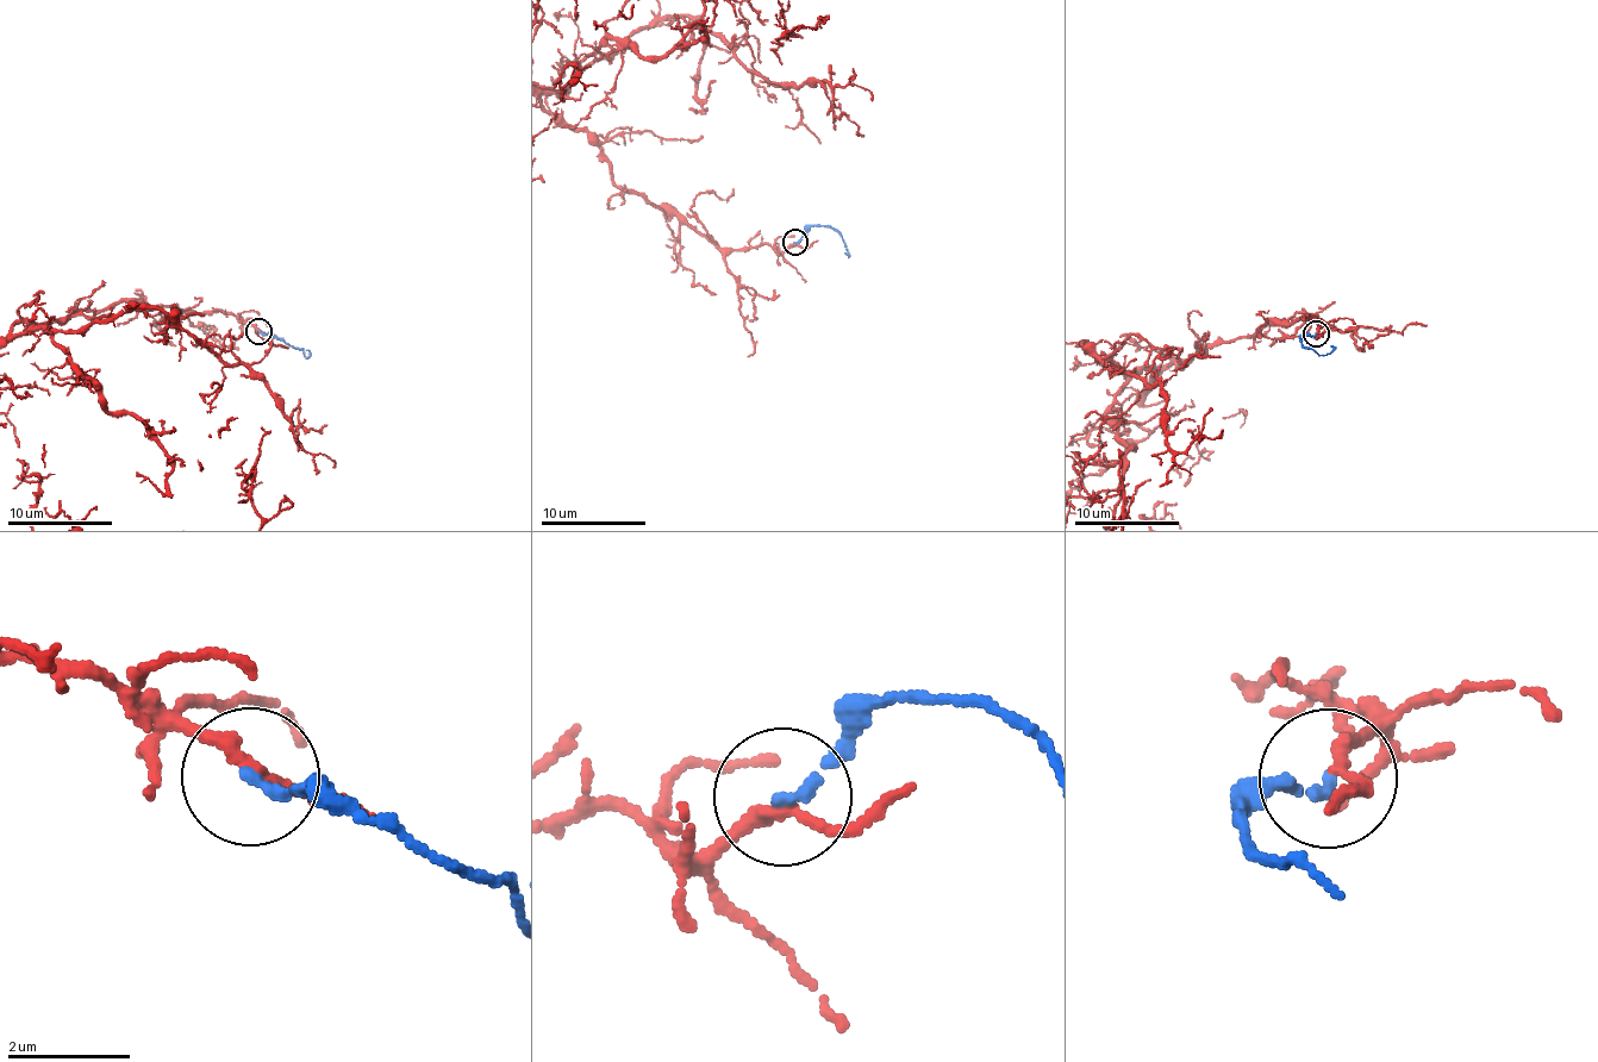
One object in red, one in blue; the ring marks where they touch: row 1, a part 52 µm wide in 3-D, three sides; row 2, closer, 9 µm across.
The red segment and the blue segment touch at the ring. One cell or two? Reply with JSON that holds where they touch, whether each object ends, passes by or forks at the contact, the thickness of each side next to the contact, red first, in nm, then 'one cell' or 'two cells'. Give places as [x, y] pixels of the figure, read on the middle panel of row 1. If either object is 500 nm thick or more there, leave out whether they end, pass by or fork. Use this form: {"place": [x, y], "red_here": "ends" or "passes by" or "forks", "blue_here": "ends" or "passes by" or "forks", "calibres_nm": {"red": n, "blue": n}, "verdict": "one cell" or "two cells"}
{"place": [796, 242], "red_here": "passes by", "blue_here": "ends", "calibres_nm": {"red": 200, "blue": 190}, "verdict": "two cells"}

